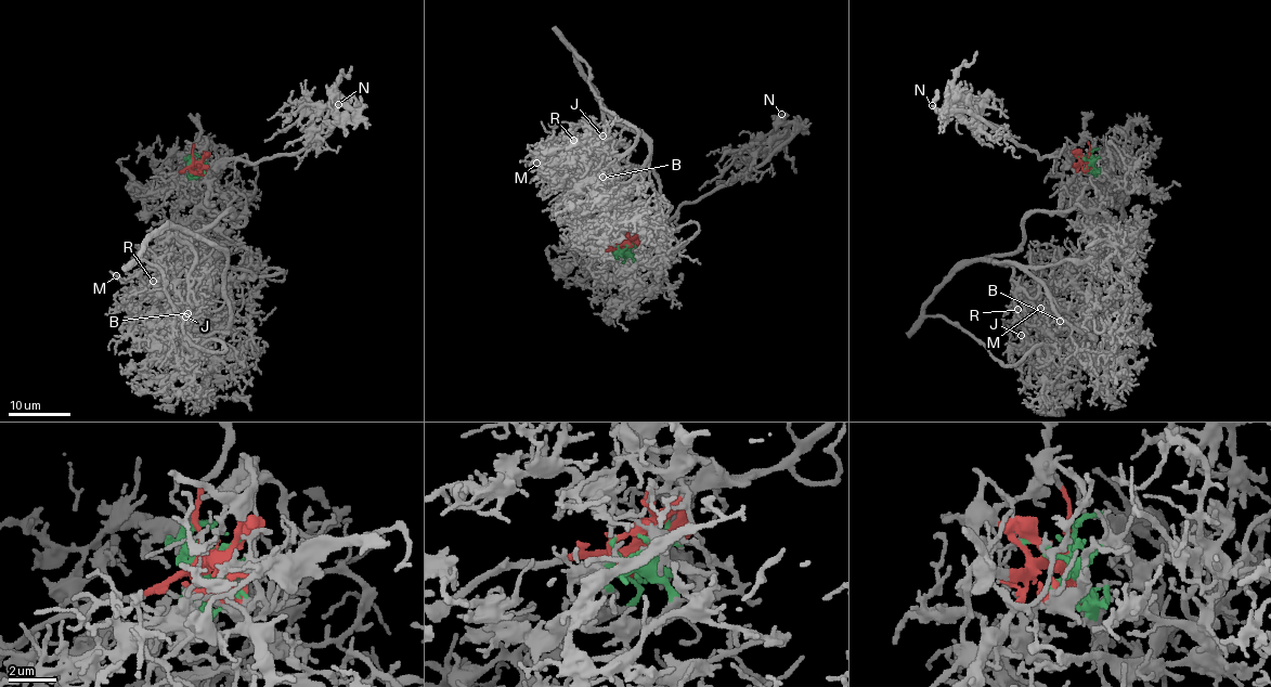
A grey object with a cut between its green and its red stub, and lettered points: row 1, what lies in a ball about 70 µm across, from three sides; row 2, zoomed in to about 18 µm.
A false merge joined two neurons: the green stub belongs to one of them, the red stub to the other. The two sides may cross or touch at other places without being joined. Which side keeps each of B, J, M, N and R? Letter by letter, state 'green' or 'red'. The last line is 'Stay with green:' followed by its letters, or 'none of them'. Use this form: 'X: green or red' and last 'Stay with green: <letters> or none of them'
B: green
J: green
M: green
N: red
R: green
Stay with green: B, J, M, R

